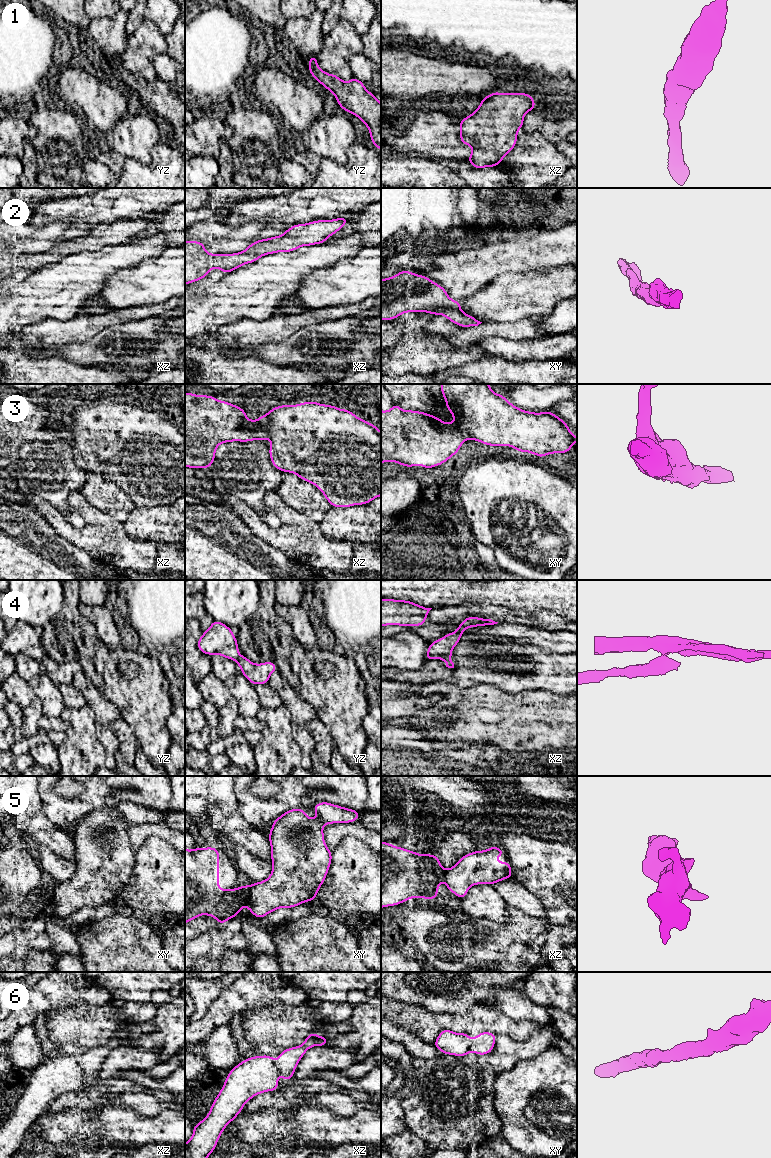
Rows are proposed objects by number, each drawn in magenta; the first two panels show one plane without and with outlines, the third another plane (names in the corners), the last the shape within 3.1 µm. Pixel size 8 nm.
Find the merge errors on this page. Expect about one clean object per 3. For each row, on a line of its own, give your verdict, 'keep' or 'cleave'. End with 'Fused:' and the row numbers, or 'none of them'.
1: keep
2: keep
3: cleave
4: cleave
5: cleave
6: keep
Fused: 3, 4, 5

